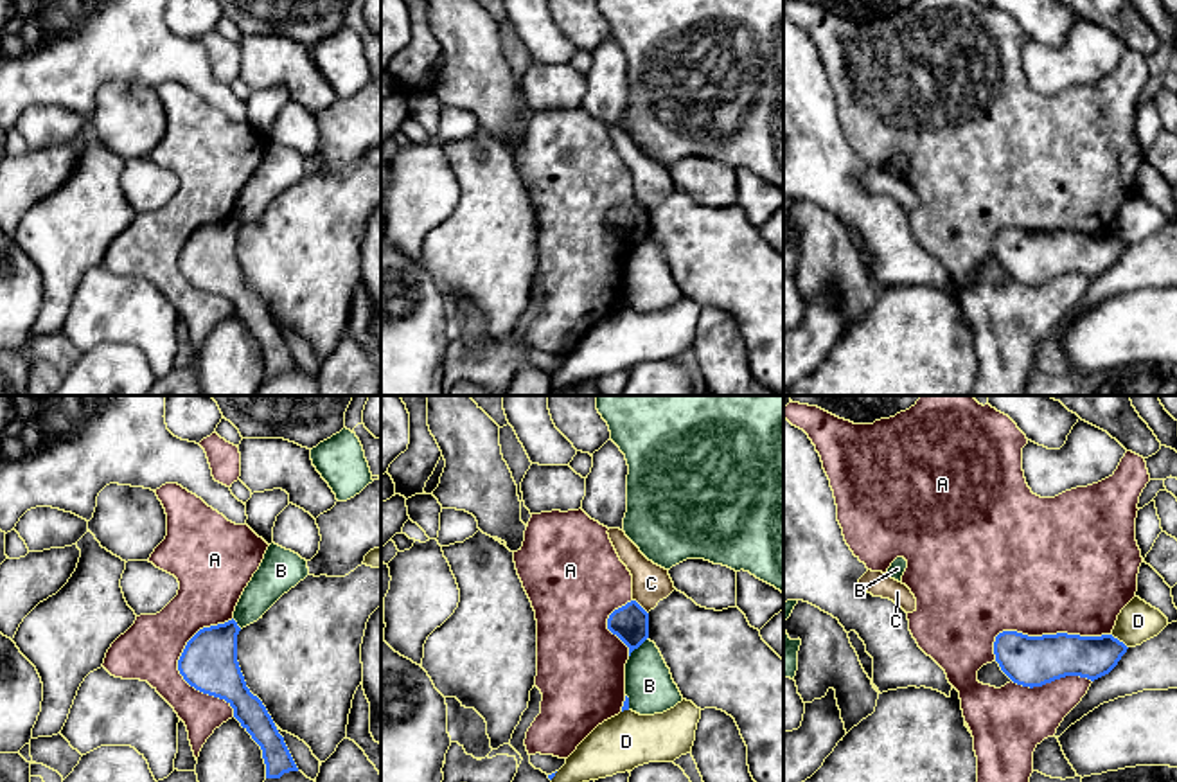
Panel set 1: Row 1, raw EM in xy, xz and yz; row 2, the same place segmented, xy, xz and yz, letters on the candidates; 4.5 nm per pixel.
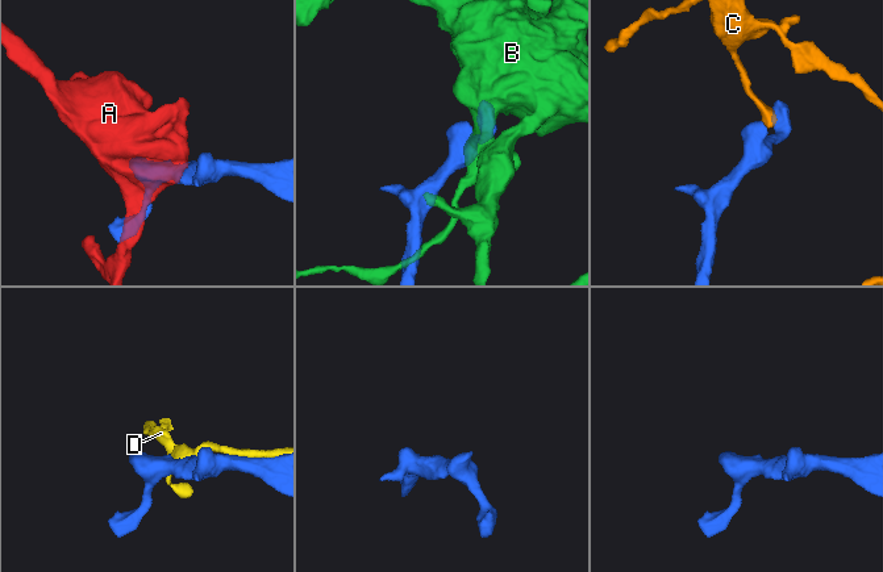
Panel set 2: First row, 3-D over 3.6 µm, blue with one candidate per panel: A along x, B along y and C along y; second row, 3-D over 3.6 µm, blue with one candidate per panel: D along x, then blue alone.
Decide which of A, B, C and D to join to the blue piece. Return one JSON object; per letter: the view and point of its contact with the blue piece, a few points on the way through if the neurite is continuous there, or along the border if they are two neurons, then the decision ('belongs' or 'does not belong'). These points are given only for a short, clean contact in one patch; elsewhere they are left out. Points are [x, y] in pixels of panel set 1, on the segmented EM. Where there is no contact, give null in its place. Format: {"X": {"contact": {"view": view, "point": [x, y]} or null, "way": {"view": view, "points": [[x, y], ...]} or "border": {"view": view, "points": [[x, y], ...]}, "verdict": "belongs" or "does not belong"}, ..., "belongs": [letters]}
{"A": {"contact": {"view": "xy", "point": [178, 666]}, "verdict": "does not belong"}, "B": {"contact": {"view": "xz", "point": [637, 648]}, "border": {"view": "xz", "points": [[647, 637], [629, 657]]}, "verdict": "does not belong"}, "C": {"contact": {"view": "xz", "point": [640, 606]}, "border": {"view": "xz", "points": [[633, 599], [647, 613]]}, "verdict": "does not belong"}, "D": {"contact": {"view": "yz", "point": [1118, 640]}, "verdict": "does not belong"}, "belongs": []}

